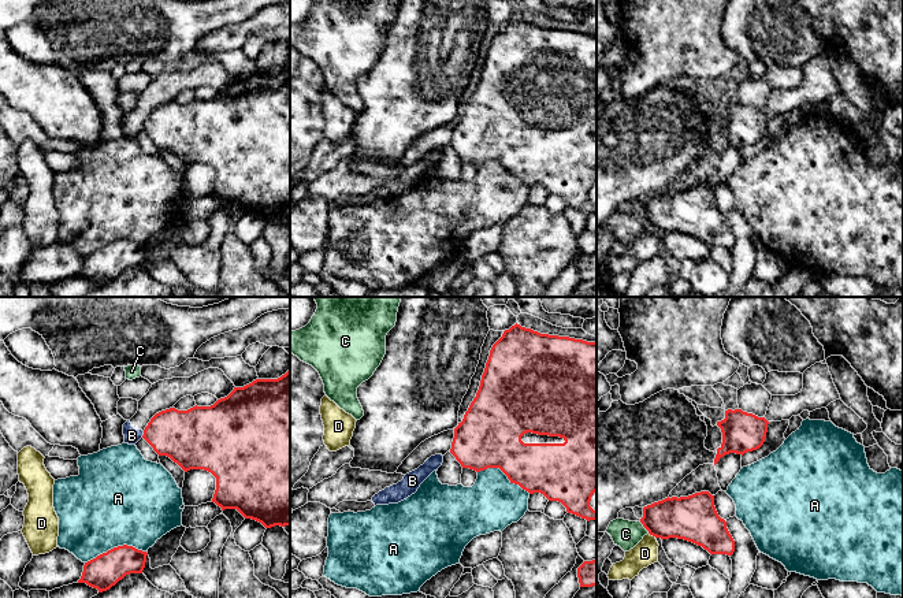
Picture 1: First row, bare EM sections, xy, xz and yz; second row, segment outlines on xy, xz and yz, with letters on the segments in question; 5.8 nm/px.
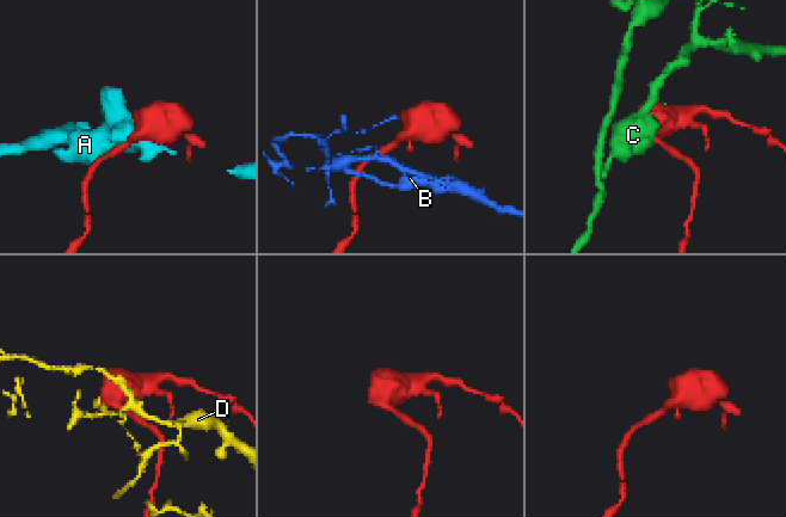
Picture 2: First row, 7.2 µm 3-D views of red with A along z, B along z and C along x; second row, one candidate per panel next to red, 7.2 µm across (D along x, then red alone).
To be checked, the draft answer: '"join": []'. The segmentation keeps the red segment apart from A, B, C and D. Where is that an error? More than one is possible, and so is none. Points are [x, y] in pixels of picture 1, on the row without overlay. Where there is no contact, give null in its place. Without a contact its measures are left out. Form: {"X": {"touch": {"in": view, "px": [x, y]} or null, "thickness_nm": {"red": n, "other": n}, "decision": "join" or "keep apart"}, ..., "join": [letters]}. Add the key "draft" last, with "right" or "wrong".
{"A": {"touch": {"in": "xy", "px": [115, 241]}, "thickness_nm": {"red": 200, "other": 480}, "decision": "keep apart"}, "B": {"touch": {"in": "xy", "px": [144, 127]}, "thickness_nm": {"red": 320, "other": 100}, "decision": "keep apart"}, "C": {"touch": {"in": "yz", "px": [643, 219]}, "thickness_nm": {"red": 240, "other": 160}, "decision": "keep apart"}, "D": {"touch": {"in": "yz", "px": [653, 229]}, "thickness_nm": {"red": 260, "other": 150}, "decision": "keep apart"}, "join": [], "draft": "right"}

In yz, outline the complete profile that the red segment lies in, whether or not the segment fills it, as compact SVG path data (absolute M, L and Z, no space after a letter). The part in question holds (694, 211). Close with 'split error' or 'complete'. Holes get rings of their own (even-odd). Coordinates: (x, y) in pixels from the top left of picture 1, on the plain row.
M709 185L688 190L672 190L643 201L640 212L650 229L677 231L702 239L710 248L732 249L735 234L714 200Z; complete

